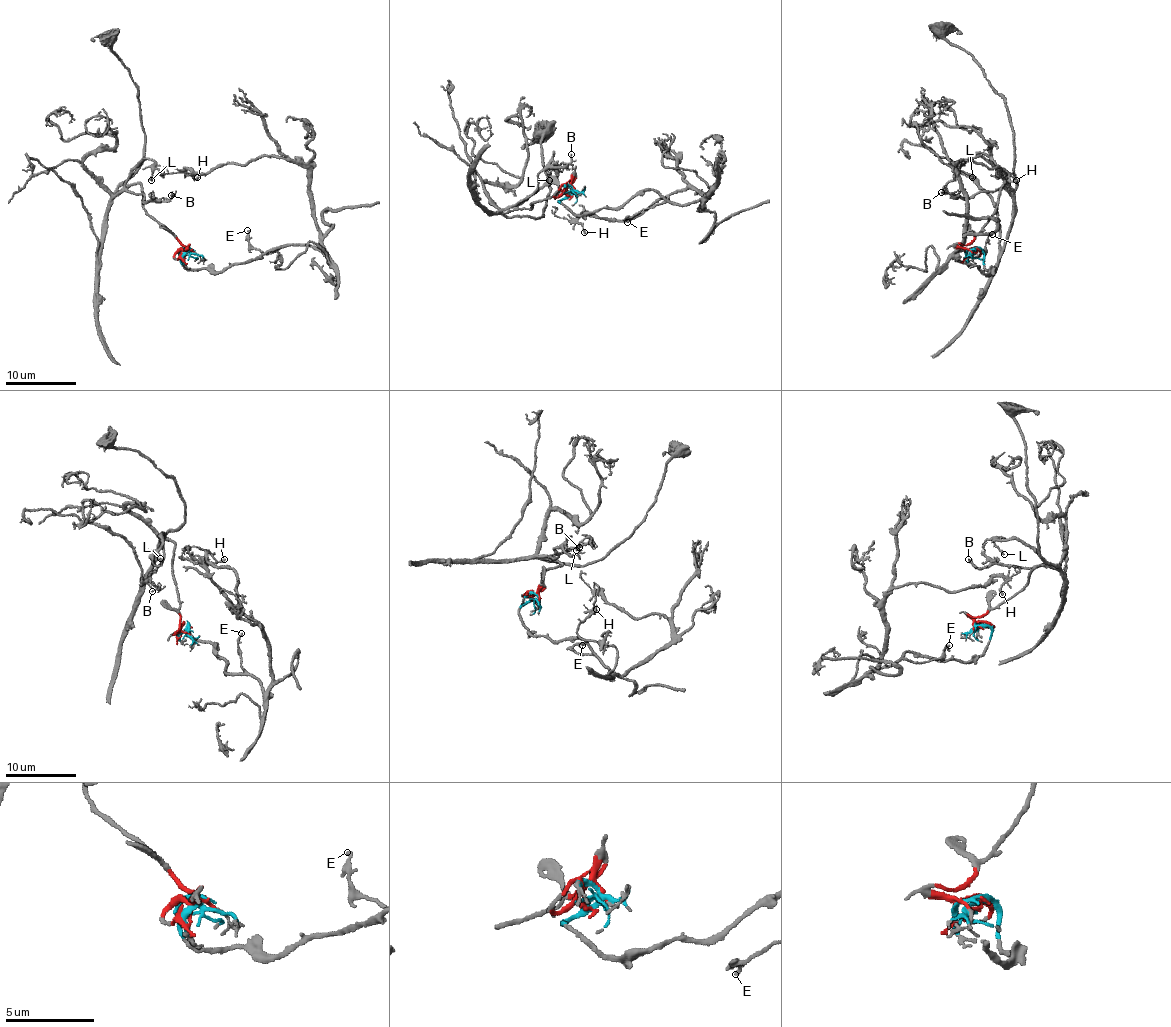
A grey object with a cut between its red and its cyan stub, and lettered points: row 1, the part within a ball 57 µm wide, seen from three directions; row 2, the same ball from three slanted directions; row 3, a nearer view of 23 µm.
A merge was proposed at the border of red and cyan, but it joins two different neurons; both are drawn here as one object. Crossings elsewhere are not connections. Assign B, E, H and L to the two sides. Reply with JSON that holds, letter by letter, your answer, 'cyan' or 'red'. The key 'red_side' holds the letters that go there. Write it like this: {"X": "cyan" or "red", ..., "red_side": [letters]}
{"B": "red", "E": "cyan", "H": "cyan", "L": "red", "red_side": ["B", "L"]}

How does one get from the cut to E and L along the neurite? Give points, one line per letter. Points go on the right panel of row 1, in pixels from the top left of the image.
E: (976, 251), (980, 249), (991, 270), (953, 255), (962, 250), (977, 256), (992, 234)
L: (976, 251), (972, 242), (1005, 183), (978, 155), (959, 166), (972, 177)

